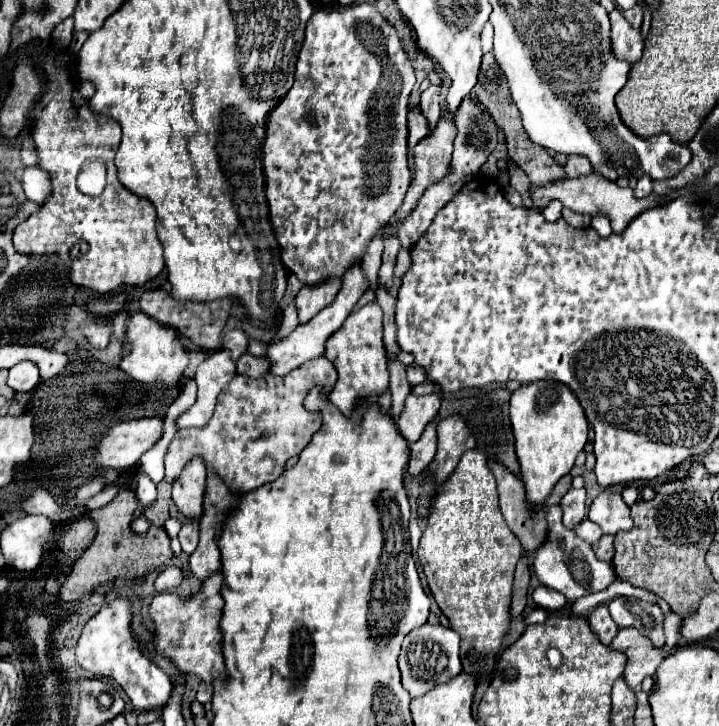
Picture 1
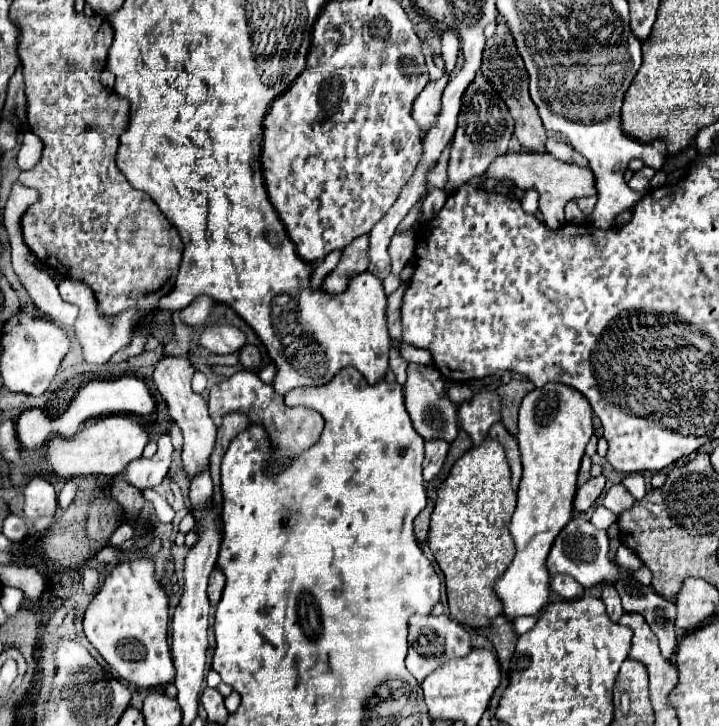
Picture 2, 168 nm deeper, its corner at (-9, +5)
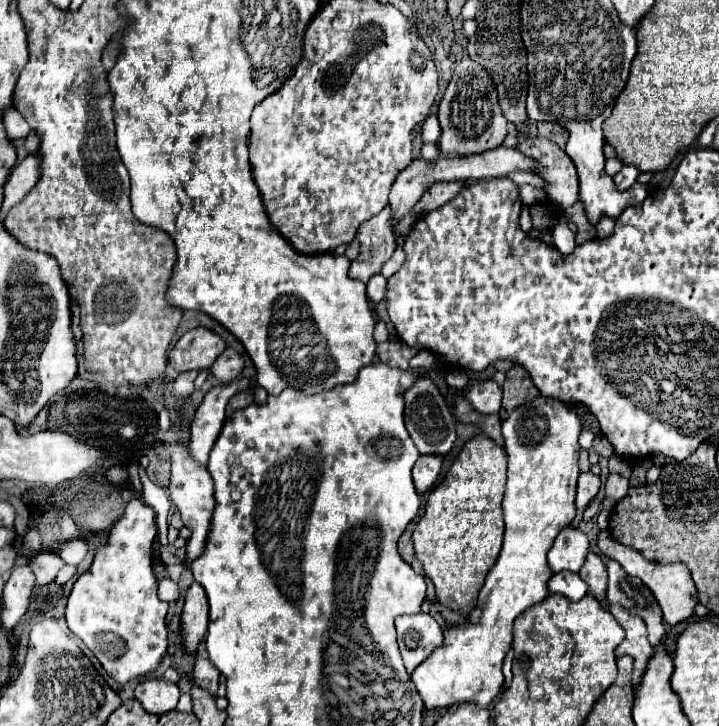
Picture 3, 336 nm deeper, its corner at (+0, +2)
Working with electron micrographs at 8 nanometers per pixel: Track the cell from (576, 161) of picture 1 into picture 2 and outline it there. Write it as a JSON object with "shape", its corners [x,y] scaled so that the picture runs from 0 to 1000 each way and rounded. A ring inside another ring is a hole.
{"shape":[[[764,189],[761,197],[758,197],[758,205],[761,205],[761,211],[766,211],[769,216],[775,216],[775,219],[780,219],[780,222],[800,225],[800,227],[805,227],[805,230],[816,230],[816,219],[811,219],[811,213],[805,213],[800,205],[794,205],[791,197],[786,197],[783,191]]]}

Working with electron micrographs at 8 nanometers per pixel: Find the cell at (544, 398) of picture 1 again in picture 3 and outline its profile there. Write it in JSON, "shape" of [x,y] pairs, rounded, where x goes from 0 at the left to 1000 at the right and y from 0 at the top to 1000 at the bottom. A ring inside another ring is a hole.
{"shape":[[[743,548],[737,556],[715,562],[712,570],[698,581],[698,601],[704,606],[707,625],[707,664],[704,680],[698,691],[701,702],[701,749],[690,777],[682,782],[676,802],[668,813],[665,832],[651,848],[651,857],[643,862],[620,860],[618,868],[618,893],[606,895],[587,917],[573,926],[573,939],[581,948],[581,956],[590,964],[592,978],[623,975],[637,967],[654,967],[659,972],[679,972],[684,961],[695,953],[701,942],[698,931],[698,909],[712,887],[712,862],[723,843],[737,837],[740,832],[754,829],[762,821],[762,799],[768,788],[759,777],[759,763],[776,738],[776,733],[796,722],[801,711],[798,683],[801,683],[801,658],[804,647],[804,601],[809,595],[809,581],[798,567],[798,559],[779,554],[773,548]]]}

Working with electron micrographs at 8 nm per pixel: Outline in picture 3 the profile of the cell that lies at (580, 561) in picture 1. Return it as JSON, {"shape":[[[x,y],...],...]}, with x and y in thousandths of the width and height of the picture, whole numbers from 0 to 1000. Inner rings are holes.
{"shape":[[[787,725],[771,744],[762,760],[762,780],[768,788],[804,788],[821,760],[821,744],[807,727]]]}

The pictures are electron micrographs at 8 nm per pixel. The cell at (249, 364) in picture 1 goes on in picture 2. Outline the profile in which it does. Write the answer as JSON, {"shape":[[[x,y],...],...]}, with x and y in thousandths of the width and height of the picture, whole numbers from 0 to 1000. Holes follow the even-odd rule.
{"shape":[[[341,475],[341,478],[332,483],[332,500],[335,500],[341,508],[357,511],[357,508],[363,506],[360,481],[357,481],[355,475]]]}

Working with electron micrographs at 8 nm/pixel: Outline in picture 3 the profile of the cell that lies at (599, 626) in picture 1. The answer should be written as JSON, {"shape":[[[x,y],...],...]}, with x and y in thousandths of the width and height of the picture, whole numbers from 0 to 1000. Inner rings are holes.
{"shape":[[[826,760],[818,763],[815,777],[807,782],[807,796],[818,804],[821,818],[832,826],[832,832],[837,837],[843,837],[843,807],[846,807],[846,791],[843,791],[843,780],[834,771],[834,766],[829,766]]]}

